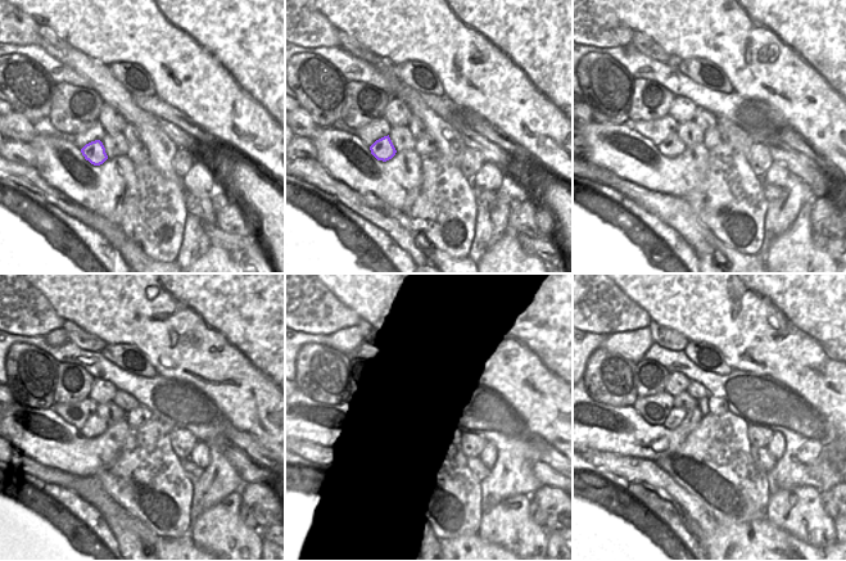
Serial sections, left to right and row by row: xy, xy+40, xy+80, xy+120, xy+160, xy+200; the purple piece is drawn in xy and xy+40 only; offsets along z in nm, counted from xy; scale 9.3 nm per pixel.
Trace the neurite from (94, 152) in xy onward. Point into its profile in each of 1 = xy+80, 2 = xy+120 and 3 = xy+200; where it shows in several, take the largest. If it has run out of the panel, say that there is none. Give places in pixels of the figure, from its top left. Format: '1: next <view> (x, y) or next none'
1: next xy+80 (672, 146)
2: next xy+120 (95, 425)
3: next xy+200 (675, 416)

